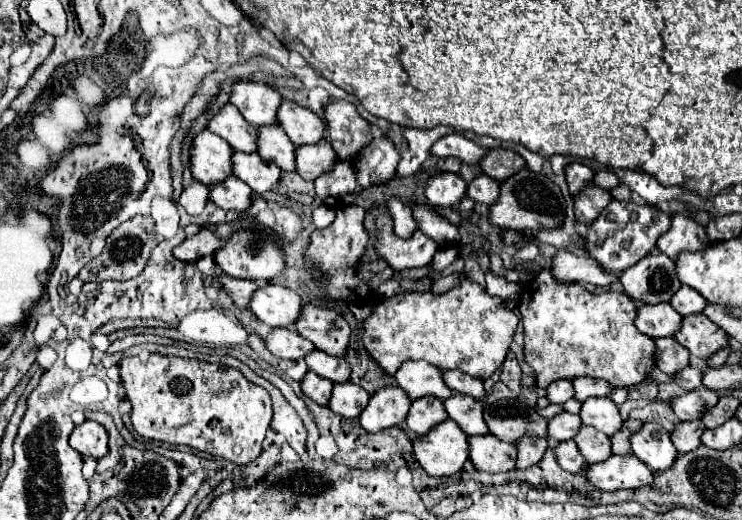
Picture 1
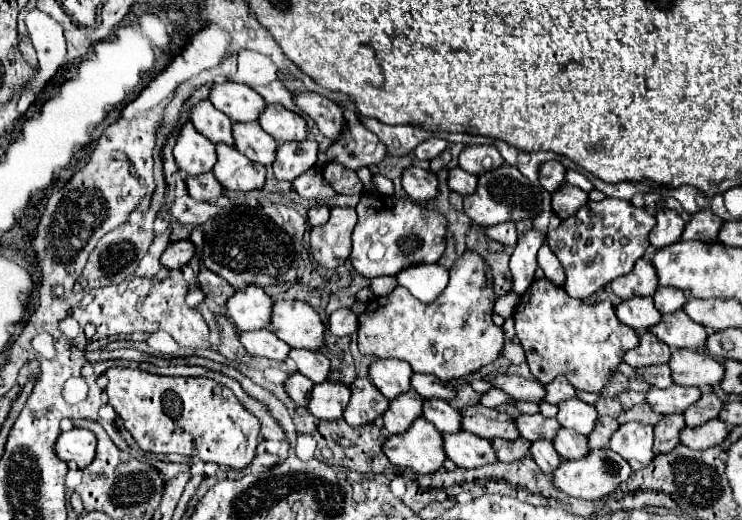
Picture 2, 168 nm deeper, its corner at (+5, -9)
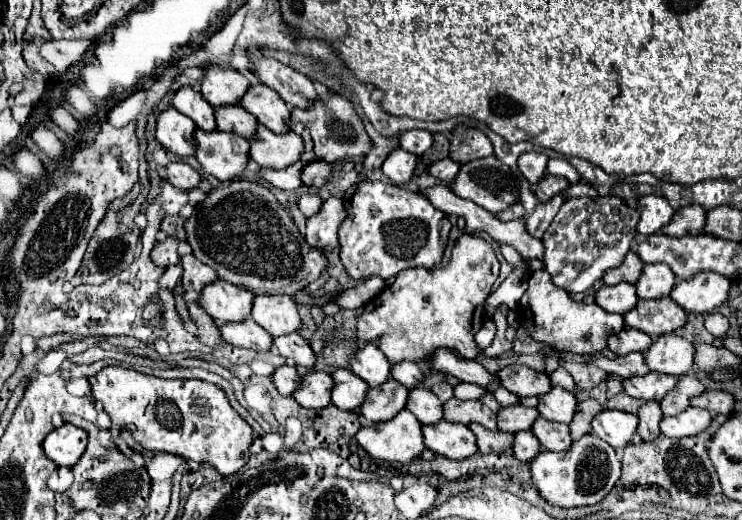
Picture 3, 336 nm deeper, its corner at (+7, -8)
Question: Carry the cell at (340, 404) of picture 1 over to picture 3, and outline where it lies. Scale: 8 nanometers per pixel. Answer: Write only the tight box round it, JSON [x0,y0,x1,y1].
[294,372,332,410]

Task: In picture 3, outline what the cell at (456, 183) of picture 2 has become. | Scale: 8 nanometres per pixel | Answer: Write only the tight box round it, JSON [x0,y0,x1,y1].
[428,158,460,182]

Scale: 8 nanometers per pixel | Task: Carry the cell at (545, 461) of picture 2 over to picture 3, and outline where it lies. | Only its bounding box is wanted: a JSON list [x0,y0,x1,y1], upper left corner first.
[512,432,542,464]

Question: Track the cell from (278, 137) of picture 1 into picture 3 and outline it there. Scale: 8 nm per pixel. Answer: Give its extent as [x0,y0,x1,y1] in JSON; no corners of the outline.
[216,106,258,140]

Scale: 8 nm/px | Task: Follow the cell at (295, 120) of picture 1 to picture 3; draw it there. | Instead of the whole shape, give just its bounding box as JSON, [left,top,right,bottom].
[242,84,290,134]

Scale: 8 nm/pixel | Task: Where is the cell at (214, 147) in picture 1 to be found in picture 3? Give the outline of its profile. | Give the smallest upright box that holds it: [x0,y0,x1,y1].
[156,106,196,158]

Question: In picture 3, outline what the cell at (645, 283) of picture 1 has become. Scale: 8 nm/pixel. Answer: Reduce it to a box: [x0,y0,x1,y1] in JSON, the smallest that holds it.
[602,252,644,286]

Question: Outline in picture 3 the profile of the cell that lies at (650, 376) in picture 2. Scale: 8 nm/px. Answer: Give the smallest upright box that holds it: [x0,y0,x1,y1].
[588,352,648,378]

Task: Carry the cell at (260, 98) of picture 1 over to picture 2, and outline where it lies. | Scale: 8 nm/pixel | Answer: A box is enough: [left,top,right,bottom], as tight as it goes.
[208,81,266,123]

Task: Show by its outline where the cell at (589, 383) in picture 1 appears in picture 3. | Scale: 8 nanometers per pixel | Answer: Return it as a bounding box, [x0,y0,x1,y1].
[498,364,552,396]

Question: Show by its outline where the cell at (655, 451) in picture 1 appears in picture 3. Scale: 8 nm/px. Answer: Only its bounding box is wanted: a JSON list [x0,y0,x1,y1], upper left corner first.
[592,410,638,448]

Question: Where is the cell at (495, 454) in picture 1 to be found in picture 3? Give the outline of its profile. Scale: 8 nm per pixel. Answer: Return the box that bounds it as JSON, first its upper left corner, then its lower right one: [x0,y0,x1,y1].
[422,420,478,460]

